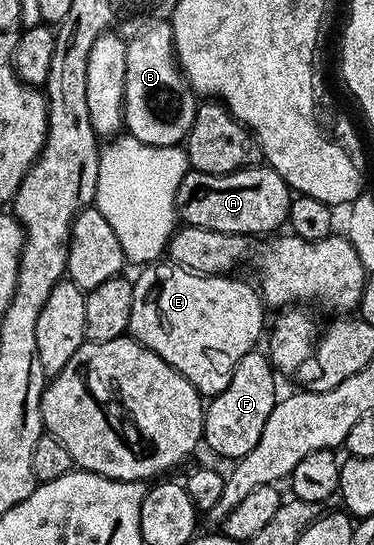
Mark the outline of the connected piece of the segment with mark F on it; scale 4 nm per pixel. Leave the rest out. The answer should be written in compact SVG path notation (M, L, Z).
M241 352L236 366L230 370L230 387L226 387L226 391L207 402L202 441L220 457L239 459L254 451L254 443L258 443L258 438L262 436L262 427L266 427L266 419L270 419L270 411L274 411L276 406L278 373L272 366L269 354L260 352Z

